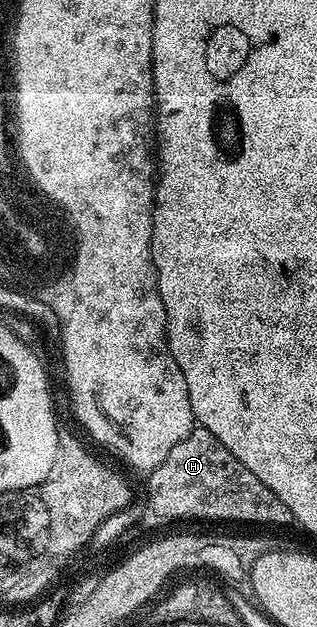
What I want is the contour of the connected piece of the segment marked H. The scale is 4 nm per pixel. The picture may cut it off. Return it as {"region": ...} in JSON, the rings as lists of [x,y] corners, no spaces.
{"region":[[[200,426],[194,427],[193,432],[187,434],[183,442],[179,442],[179,446],[173,447],[171,454],[167,454],[167,458],[163,458],[163,462],[159,462],[159,466],[155,466],[152,472],[148,473],[147,480],[147,497],[158,503],[158,512],[164,512],[168,516],[226,516],[261,521],[287,521],[291,514],[291,510],[283,506],[282,500],[272,490],[267,490],[267,486],[263,486],[263,482],[259,482],[259,478],[255,478],[255,474],[251,474],[251,470],[247,470],[247,466],[243,466],[243,462],[239,462],[235,454],[231,454],[231,450],[227,450],[227,446],[223,446],[223,442],[215,438],[215,434]]]}

